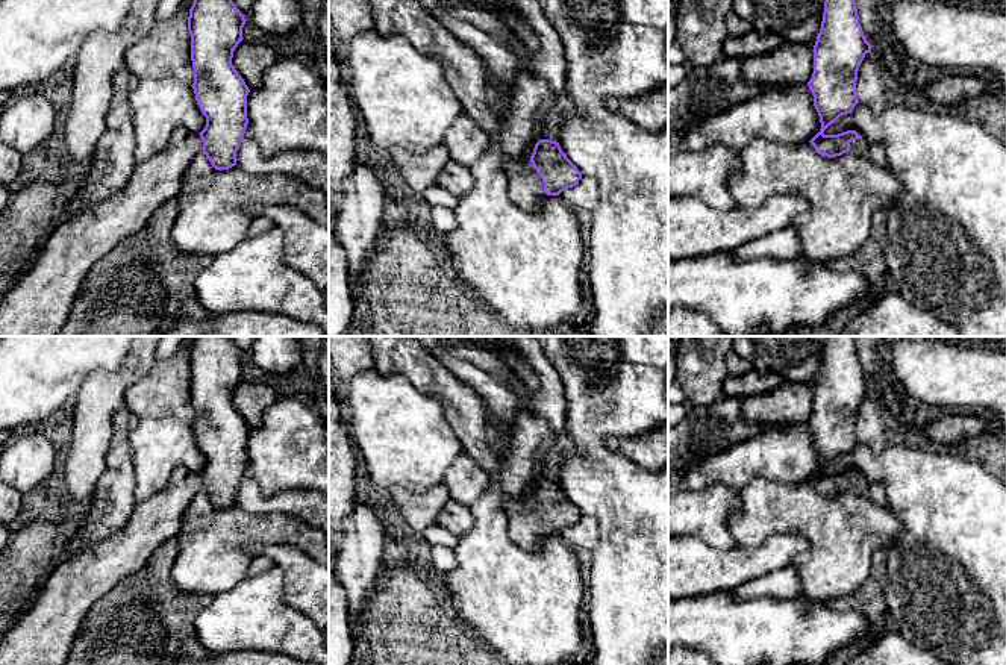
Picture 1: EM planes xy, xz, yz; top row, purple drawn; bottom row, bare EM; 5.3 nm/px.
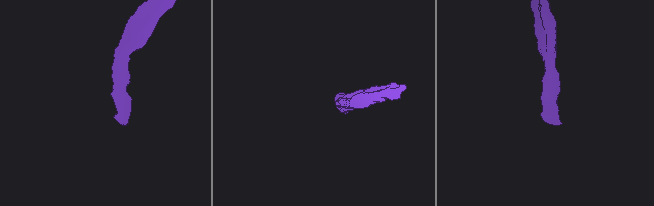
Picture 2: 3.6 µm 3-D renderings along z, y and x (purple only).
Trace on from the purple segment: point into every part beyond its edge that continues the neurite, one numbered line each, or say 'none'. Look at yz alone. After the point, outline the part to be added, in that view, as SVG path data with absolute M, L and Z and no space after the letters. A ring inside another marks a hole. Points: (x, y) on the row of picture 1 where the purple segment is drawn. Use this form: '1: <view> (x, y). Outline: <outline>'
1: yz (871, 152). Outline: M864 138L856 139L850 142L850 151L856 153L868 162L873 162L874 165L886 165L885 148L877 142L868 142Z

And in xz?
1: xz (524, 185). Outline: M505 162L509 198L524 211L538 211L544 200L544 183L532 162Z

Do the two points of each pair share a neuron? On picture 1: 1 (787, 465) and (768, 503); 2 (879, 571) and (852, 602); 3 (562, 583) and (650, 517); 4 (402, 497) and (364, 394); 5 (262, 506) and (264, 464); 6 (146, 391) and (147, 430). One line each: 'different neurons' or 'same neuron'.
1: different neurons
2: same neuron
3: different neurons
4: different neurons
5: different neurons
6: different neurons

